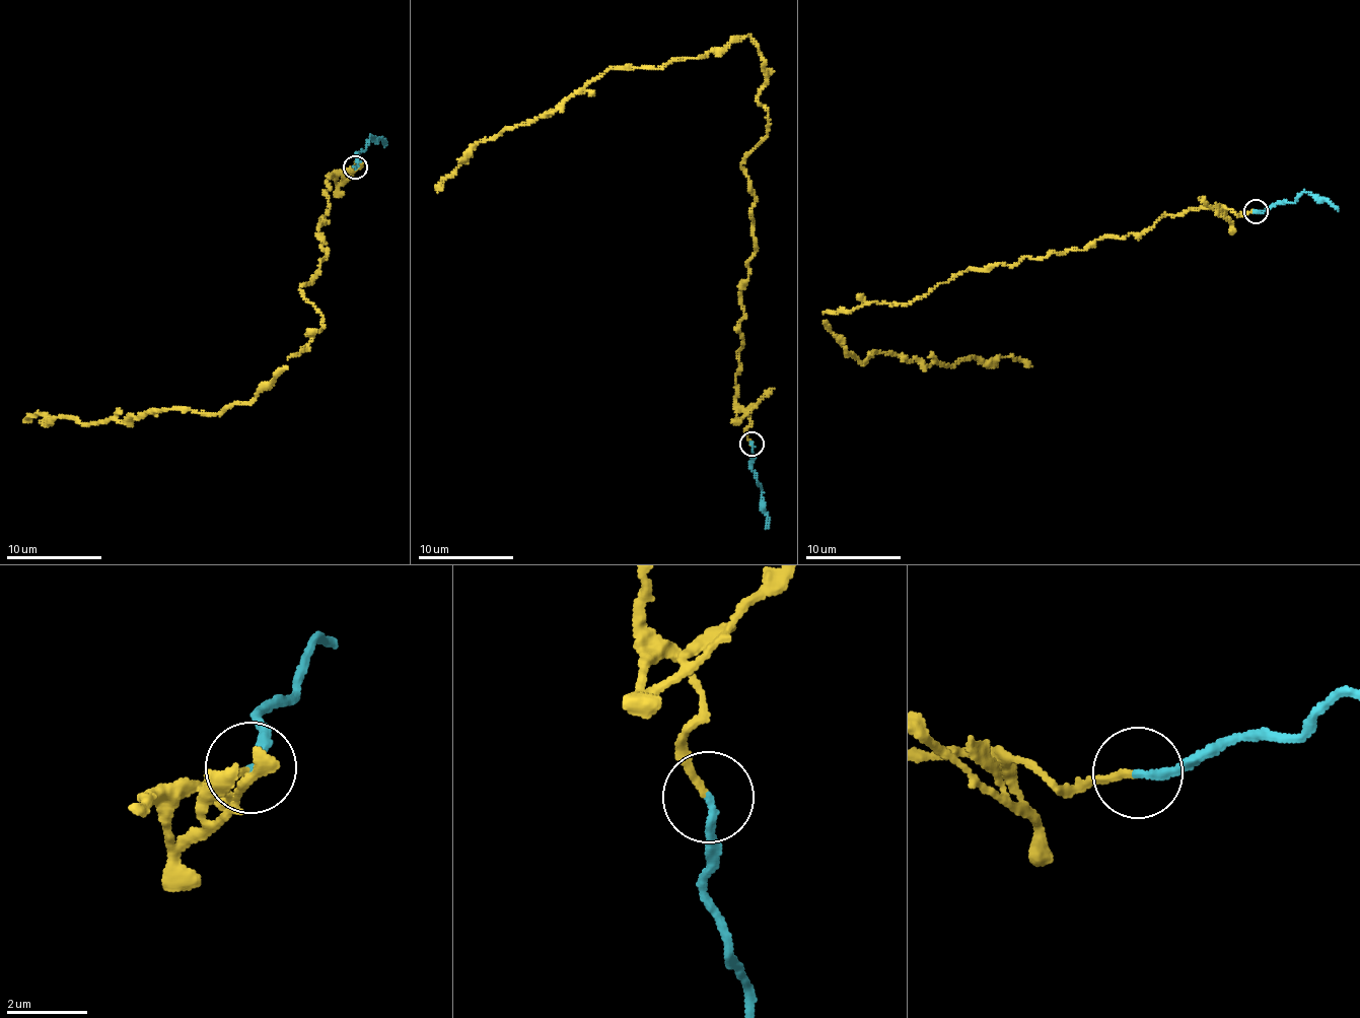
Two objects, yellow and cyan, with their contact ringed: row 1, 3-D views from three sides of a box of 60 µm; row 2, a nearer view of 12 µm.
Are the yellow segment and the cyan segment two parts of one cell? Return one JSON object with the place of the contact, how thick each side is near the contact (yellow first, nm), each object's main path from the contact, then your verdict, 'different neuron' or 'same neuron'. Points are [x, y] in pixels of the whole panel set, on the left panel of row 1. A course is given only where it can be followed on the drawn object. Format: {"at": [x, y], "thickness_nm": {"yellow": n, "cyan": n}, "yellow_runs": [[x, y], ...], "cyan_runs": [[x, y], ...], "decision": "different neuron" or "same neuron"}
{"at": [355, 166], "thickness_nm": {"yellow": 180, "cyan": 190}, "yellow_runs": [[355, 166], [325, 181], [325, 256], [298, 289], [323, 325], [248, 402], [27, 421]], "cyan_runs": [[356, 166], [370, 136], [377, 137], [384, 147]], "decision": "different neuron"}

